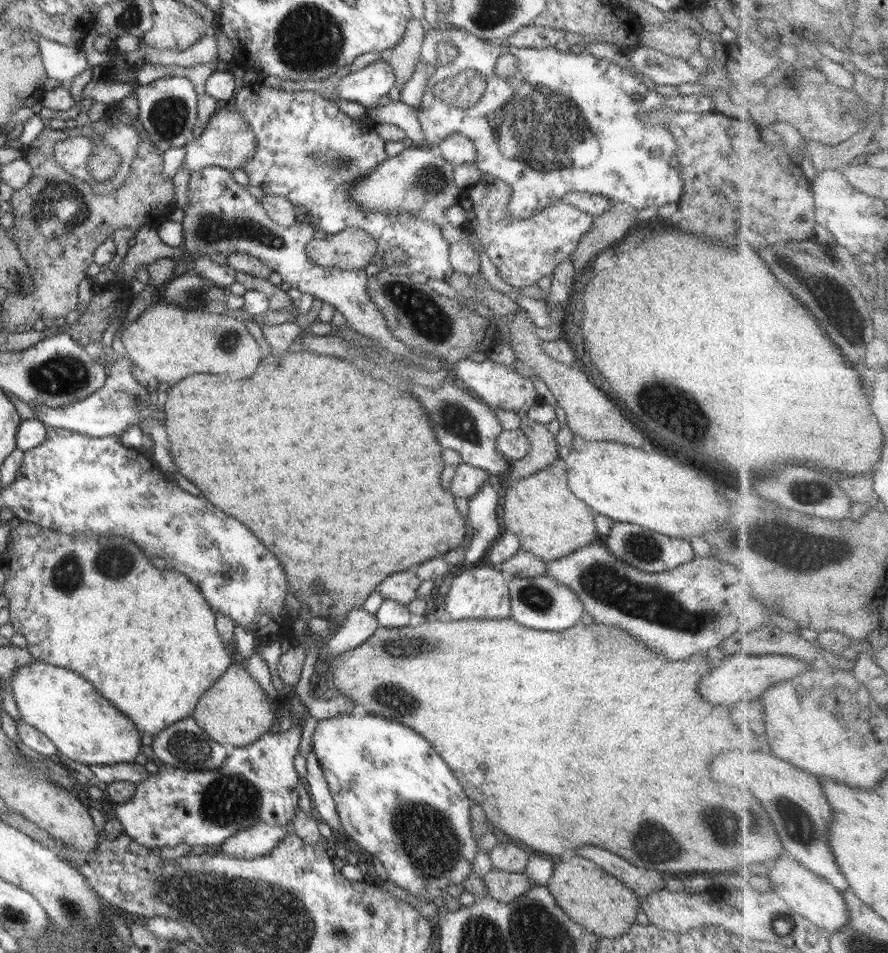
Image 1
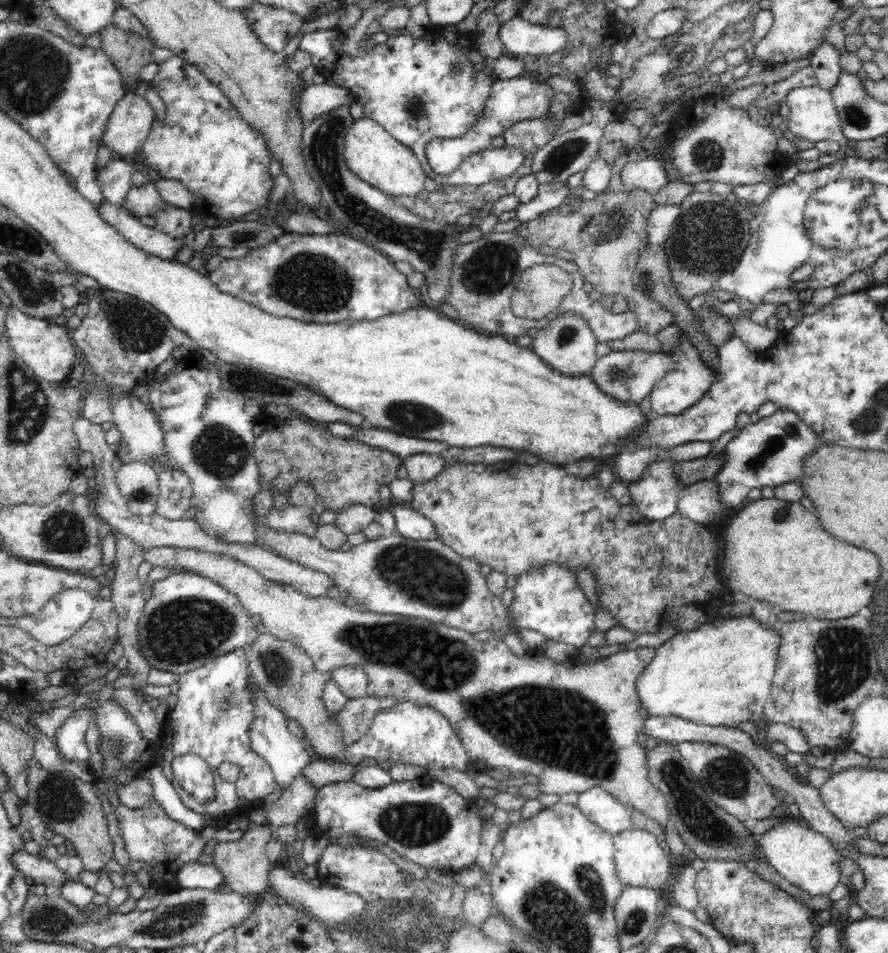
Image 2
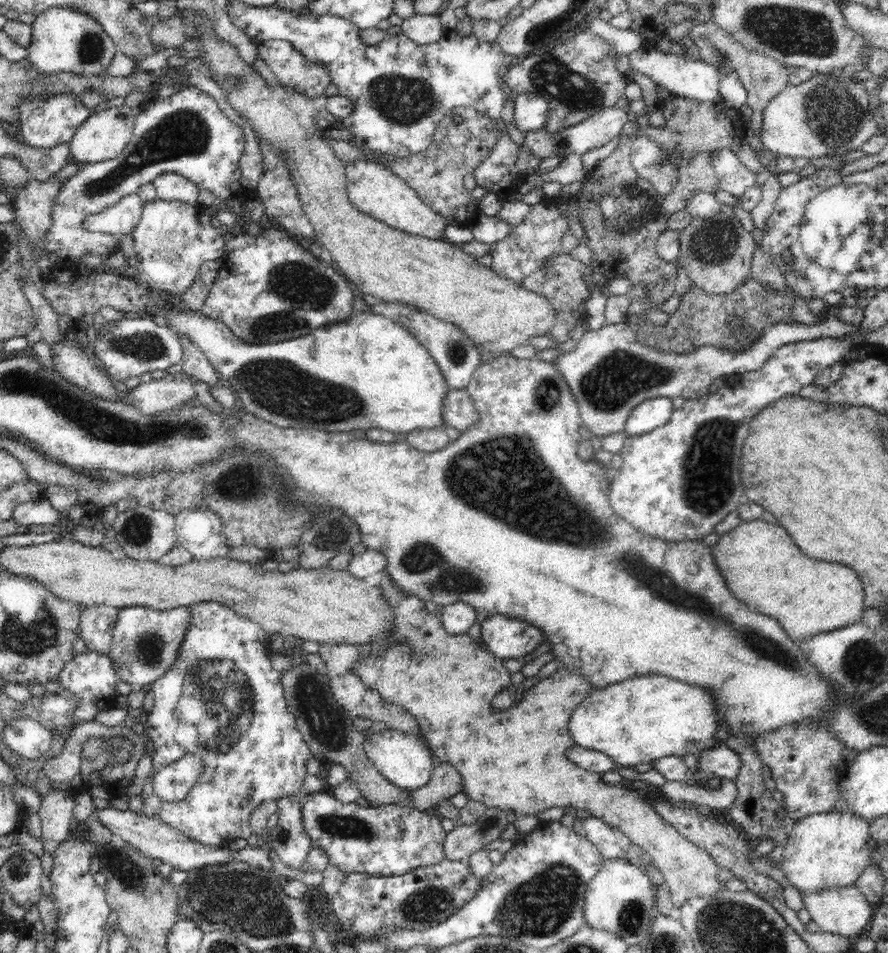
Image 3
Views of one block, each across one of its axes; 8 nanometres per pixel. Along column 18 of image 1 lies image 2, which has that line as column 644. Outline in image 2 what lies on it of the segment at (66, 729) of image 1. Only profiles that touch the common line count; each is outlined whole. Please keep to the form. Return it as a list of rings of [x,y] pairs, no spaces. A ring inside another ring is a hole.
[[[752,615],[714,620],[714,622],[706,622],[706,624],[698,626],[696,629],[690,630],[690,632],[676,633],[670,640],[663,642],[655,649],[654,658],[637,678],[639,706],[647,712],[648,716],[677,716],[678,718],[689,719],[690,722],[706,726],[736,728],[742,722],[753,722],[756,724],[764,719],[763,710],[773,683],[774,673],[776,672],[775,664],[777,663],[777,650],[780,643],[781,638],[778,627],[764,628]]]

